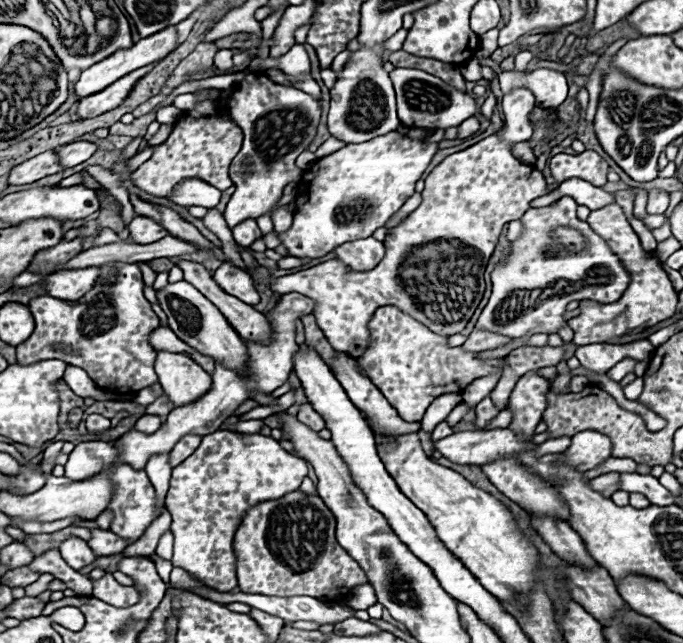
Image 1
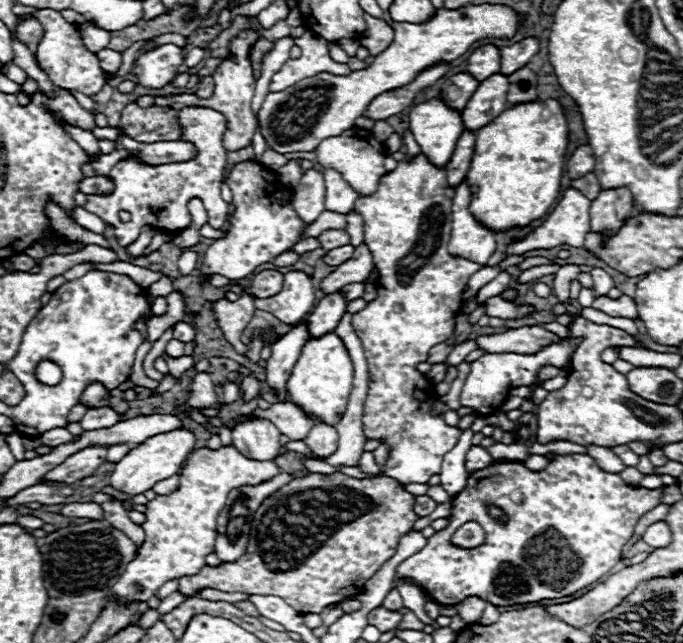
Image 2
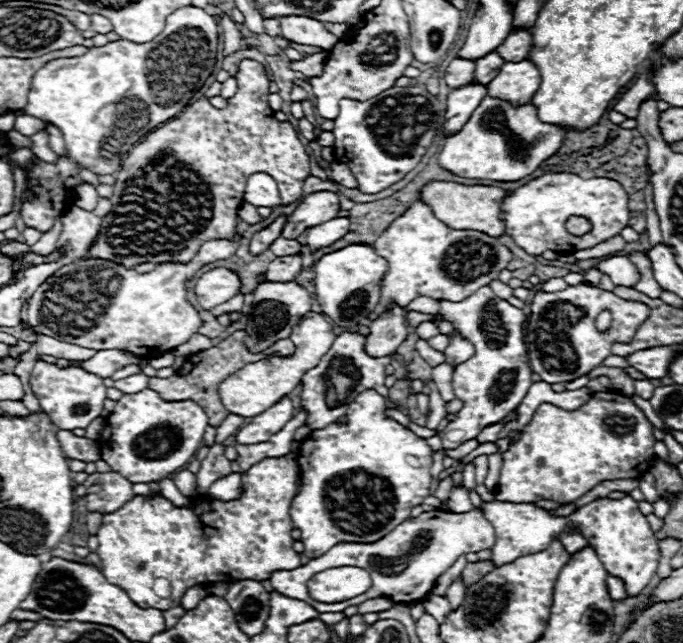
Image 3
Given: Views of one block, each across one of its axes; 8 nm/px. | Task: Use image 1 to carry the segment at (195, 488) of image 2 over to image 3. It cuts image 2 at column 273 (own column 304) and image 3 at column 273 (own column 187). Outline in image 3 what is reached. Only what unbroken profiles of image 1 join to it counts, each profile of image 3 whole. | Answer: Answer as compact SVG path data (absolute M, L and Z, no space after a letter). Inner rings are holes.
M291 452L279 458L266 458L266 460L262 460L260 464L252 466L252 468L248 470L248 474L242 474L244 494L242 494L242 498L238 498L238 500L220 502L220 500L200 498L200 500L194 502L192 508L176 508L176 506L172 506L172 502L166 500L166 498L146 500L146 496L136 496L132 502L124 504L124 508L120 508L118 512L106 514L104 520L102 520L102 526L100 526L100 530L98 530L98 542L100 542L100 546L98 546L98 556L100 556L100 560L102 560L102 572L104 572L104 576L106 576L112 584L124 588L124 592L128 592L128 596L130 596L136 604L140 604L140 608L160 608L160 610L168 610L168 608L174 608L176 604L180 604L180 598L184 596L184 592L186 592L188 588L198 586L198 584L230 582L230 580L246 580L246 578L256 580L256 582L262 582L262 580L268 580L274 570L294 570L294 568L302 566L302 564L300 564L300 554L296 554L294 548L292 548L294 540L292 540L290 532L294 530L294 526L292 526L292 520L290 520L290 514L288 514L290 502L292 502L292 498L294 498L294 494L296 494L296 478L298 478L299 474L300 470L296 460L296 454Z

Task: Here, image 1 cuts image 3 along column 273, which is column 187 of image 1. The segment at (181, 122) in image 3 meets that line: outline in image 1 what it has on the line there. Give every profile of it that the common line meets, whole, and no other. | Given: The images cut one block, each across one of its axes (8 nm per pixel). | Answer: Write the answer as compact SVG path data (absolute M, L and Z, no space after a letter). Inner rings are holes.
M200 88L194 94L200 94L202 100L192 110L184 112L186 116L176 122L168 140L154 148L150 160L146 160L136 172L130 174L130 182L142 192L152 196L166 196L182 178L200 178L218 190L232 186L232 180L228 178L228 166L242 146L242 134L238 134L240 128L232 122L232 118L224 118L220 114L220 90Z

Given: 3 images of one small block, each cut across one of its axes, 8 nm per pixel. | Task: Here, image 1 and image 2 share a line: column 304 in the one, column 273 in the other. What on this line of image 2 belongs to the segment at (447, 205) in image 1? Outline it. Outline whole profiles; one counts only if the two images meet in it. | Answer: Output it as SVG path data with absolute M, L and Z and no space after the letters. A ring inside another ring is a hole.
M262 270L260 274L254 276L252 286L248 288L248 292L254 298L268 298L268 296L274 296L276 292L280 292L280 286L282 286L282 272Z

